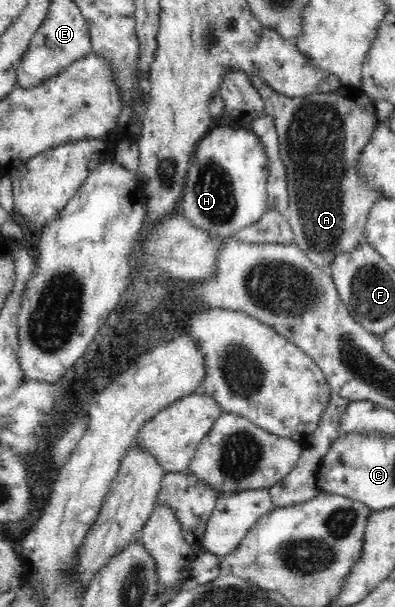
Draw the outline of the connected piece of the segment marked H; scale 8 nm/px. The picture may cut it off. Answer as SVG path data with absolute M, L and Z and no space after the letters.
M226 125L213 128L200 139L193 152L193 163L188 168L184 196L179 204L184 217L190 220L192 227L200 228L208 235L234 237L240 230L258 222L264 216L264 211L268 209L268 203L266 203L268 168L270 168L270 162L268 162L265 148L250 128L234 128Z

